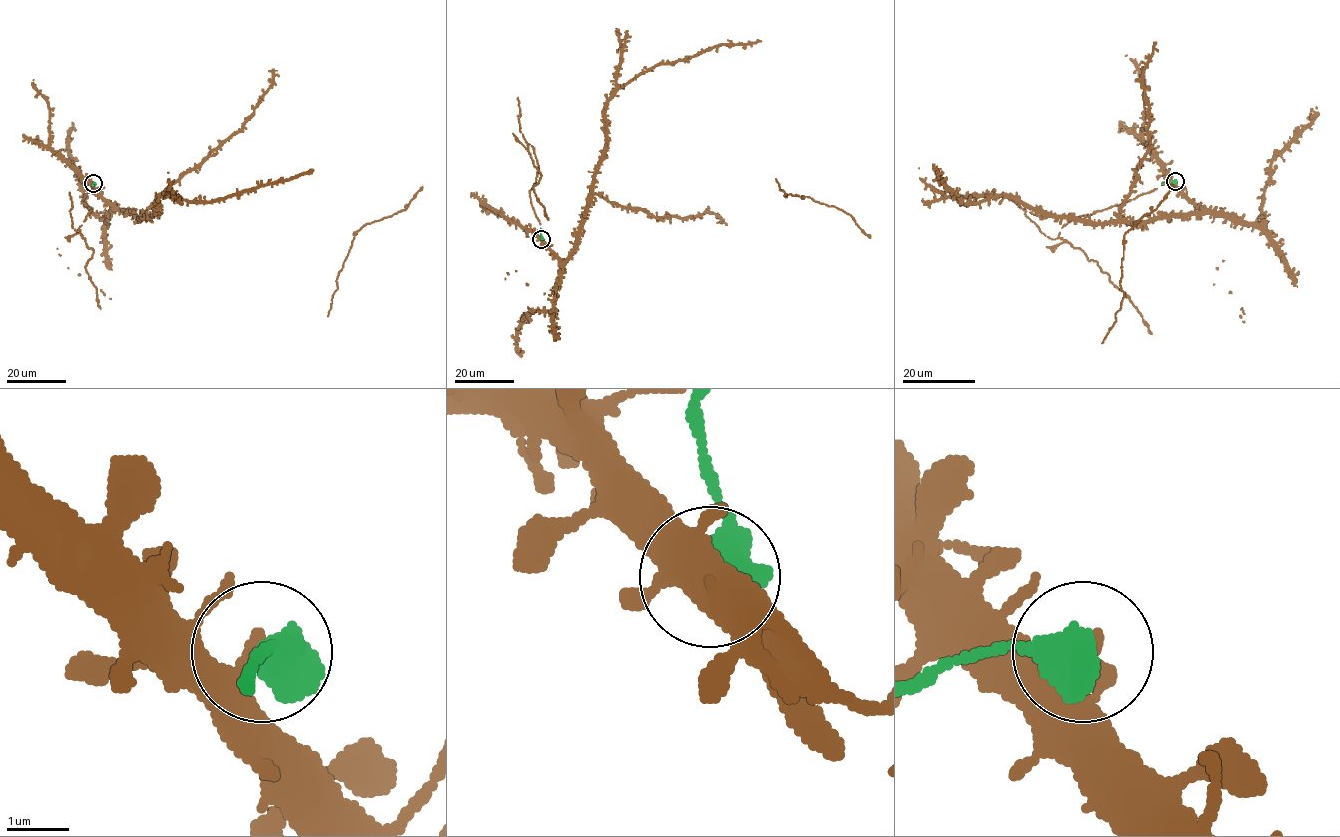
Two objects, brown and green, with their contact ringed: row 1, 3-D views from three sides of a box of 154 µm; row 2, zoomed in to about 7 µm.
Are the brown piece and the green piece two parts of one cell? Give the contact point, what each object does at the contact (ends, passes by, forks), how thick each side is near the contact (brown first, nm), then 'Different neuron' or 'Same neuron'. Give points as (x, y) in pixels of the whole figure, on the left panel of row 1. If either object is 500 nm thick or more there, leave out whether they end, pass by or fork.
Place: (93, 183). Thickness 280 nm (brown) against 700 nm. Same neuron

